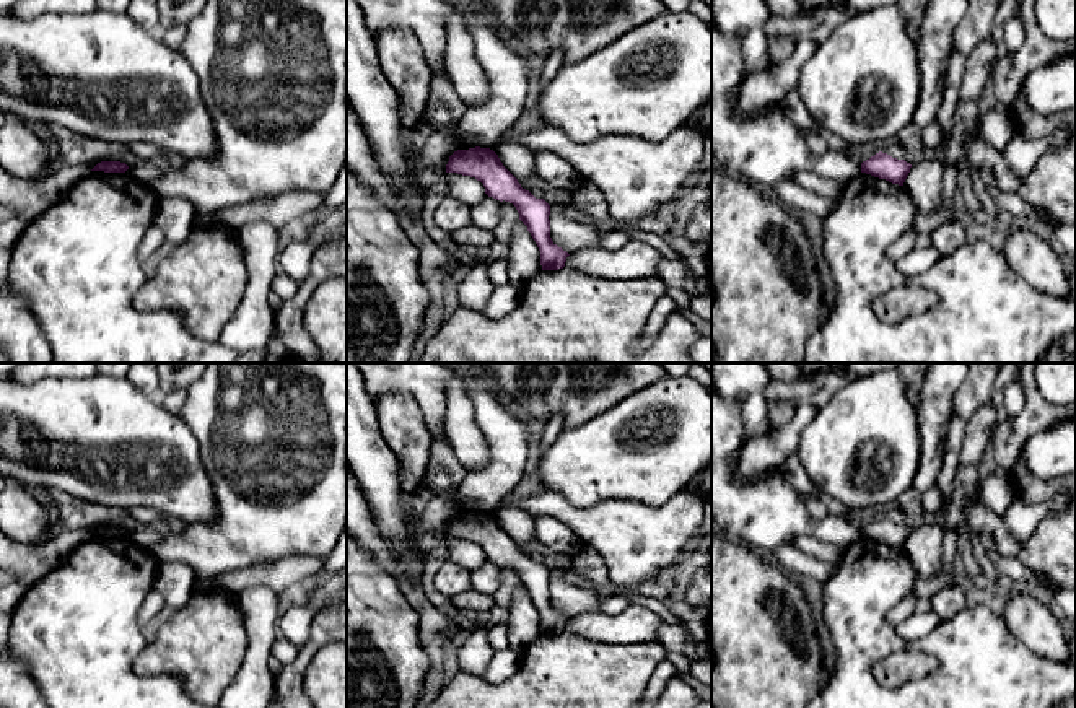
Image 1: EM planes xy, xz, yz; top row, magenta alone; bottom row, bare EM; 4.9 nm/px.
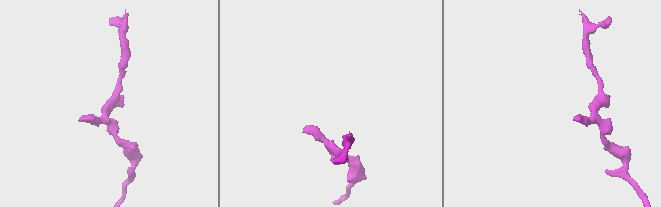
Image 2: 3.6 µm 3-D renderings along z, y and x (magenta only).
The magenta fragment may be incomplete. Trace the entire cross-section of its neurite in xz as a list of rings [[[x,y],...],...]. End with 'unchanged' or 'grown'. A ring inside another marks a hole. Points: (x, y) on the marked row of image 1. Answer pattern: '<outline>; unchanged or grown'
[[[480,146],[457,150],[449,156],[446,173],[475,177],[483,184],[488,197],[513,203],[519,213],[519,220],[527,226],[540,251],[542,270],[565,267],[570,254],[550,238],[550,205],[544,199],[536,199],[529,190],[523,189],[493,150]]]; unchanged

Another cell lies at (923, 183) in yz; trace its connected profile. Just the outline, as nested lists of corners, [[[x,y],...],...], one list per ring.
[[[952,47],[946,62],[946,78],[936,117],[943,130],[943,138],[934,148],[936,158],[913,164],[903,182],[920,213],[936,213],[943,205],[943,174],[946,168],[943,160],[946,158],[946,143],[951,137],[965,65],[967,55]]]

